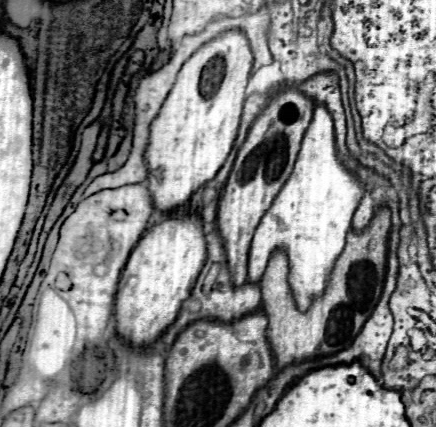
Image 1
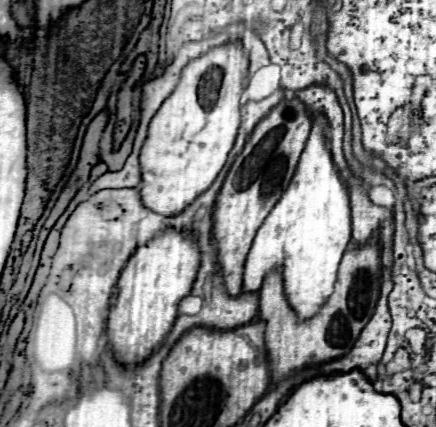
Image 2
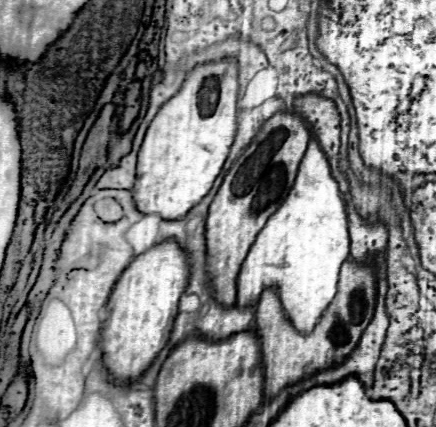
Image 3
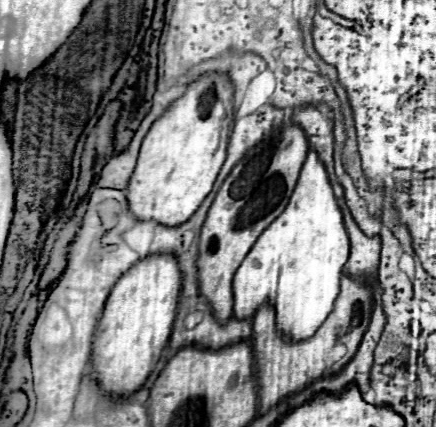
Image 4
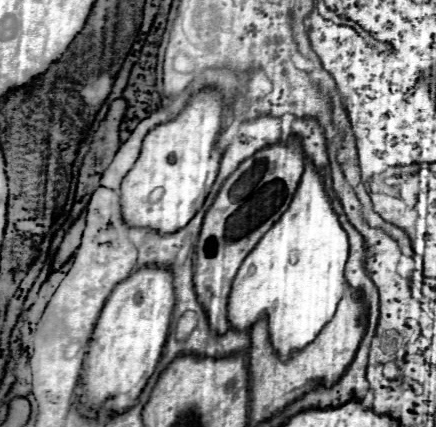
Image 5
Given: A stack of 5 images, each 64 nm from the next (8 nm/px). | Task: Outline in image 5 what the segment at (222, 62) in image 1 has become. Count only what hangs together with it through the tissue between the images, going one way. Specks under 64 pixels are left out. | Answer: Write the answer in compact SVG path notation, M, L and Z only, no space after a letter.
M198 92L170 122L148 132L140 158L120 184L120 212L130 228L172 234L184 228L202 208L220 166L216 142L220 136L222 98L218 92Z

